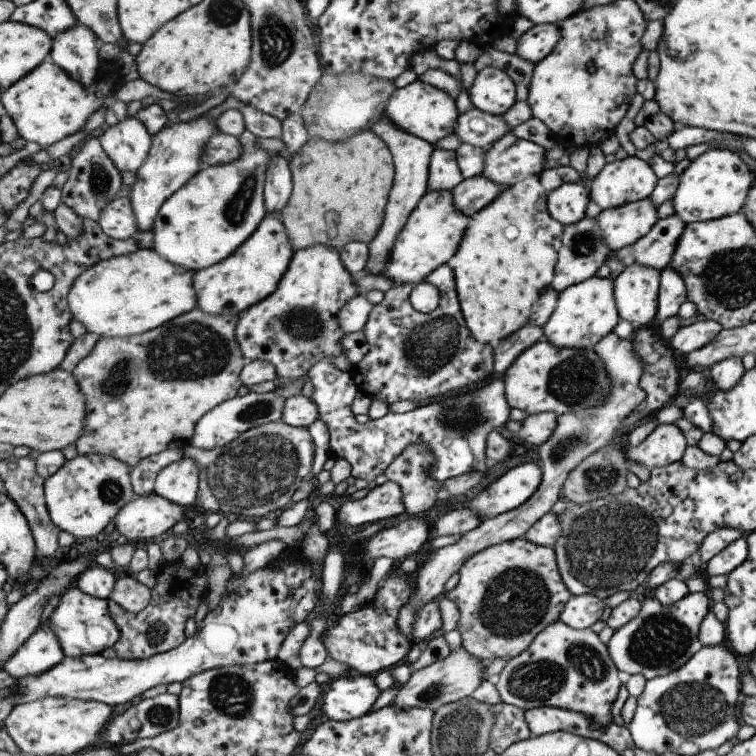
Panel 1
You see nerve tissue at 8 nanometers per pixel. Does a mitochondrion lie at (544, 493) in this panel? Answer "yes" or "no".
no

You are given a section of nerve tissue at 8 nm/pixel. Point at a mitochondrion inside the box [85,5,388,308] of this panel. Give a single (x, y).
(277, 38)

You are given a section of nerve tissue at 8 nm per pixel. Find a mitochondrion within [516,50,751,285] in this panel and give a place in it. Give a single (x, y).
(582, 244)

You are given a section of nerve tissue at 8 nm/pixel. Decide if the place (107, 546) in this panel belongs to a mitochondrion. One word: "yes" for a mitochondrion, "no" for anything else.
no

